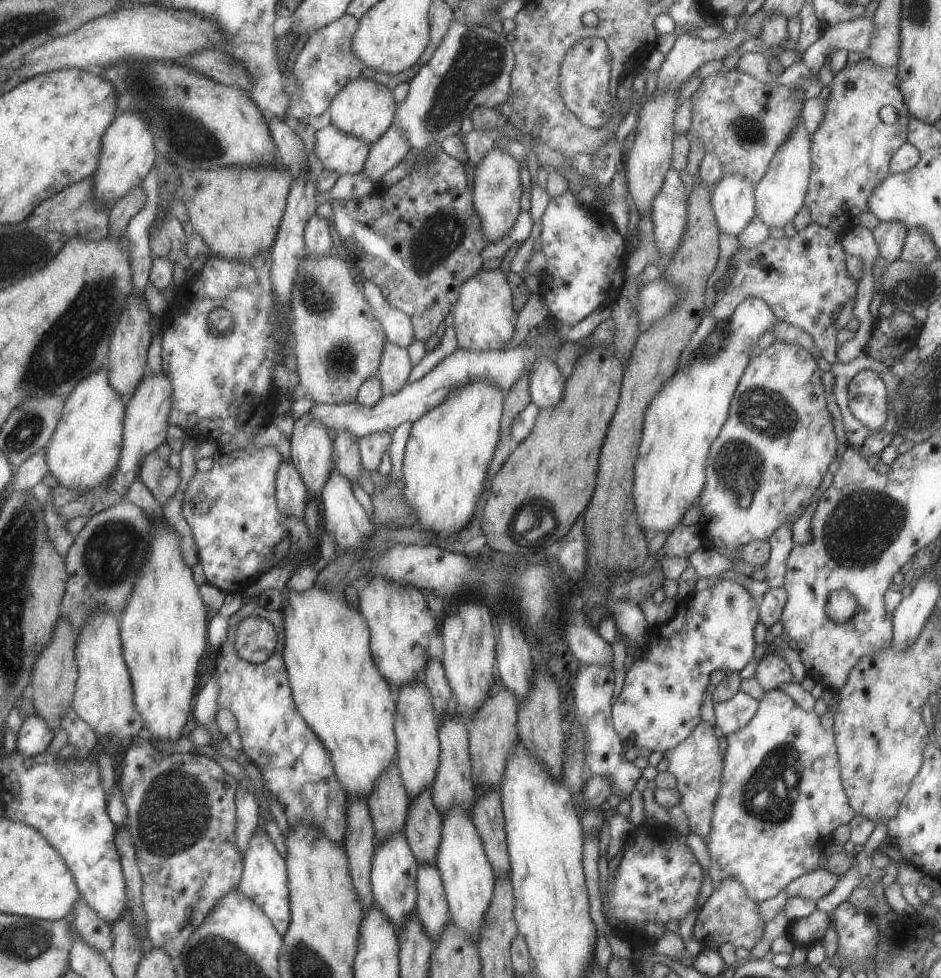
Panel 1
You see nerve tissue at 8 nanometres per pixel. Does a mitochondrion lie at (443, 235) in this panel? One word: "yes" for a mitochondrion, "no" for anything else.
yes

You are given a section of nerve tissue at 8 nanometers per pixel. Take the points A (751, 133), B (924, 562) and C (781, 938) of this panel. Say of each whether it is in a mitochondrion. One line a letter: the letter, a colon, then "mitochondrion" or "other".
A: mitochondrion
B: other
C: other

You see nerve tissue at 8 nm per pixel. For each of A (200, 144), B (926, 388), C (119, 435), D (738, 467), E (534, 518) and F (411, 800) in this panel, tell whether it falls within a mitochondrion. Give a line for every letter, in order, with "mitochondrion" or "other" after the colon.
A: mitochondrion
B: mitochondrion
C: other
D: mitochondrion
E: mitochondrion
F: other

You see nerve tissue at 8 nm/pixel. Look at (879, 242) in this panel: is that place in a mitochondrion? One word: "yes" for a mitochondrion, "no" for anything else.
no

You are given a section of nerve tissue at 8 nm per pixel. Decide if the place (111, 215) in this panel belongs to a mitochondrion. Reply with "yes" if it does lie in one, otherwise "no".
no

